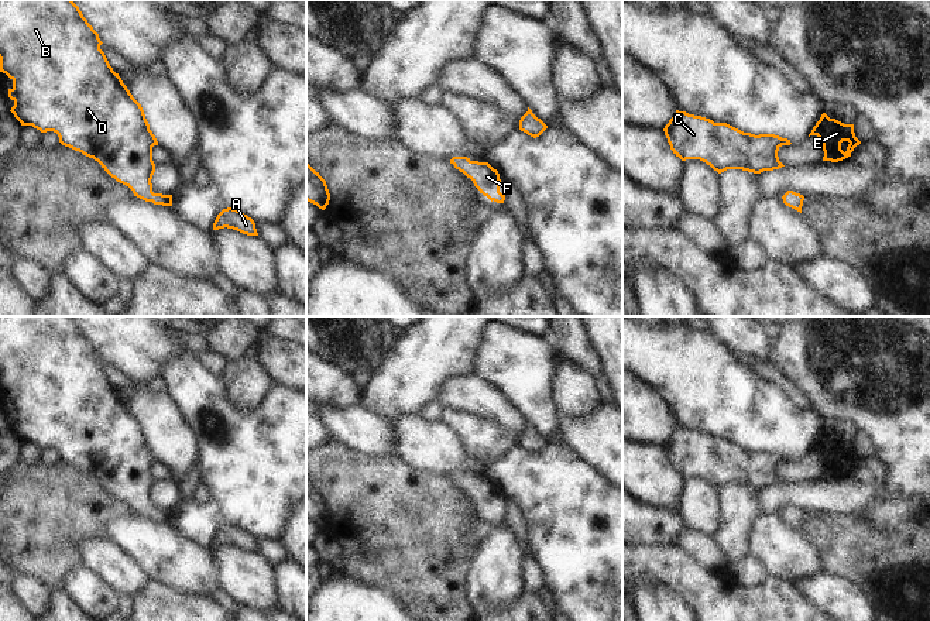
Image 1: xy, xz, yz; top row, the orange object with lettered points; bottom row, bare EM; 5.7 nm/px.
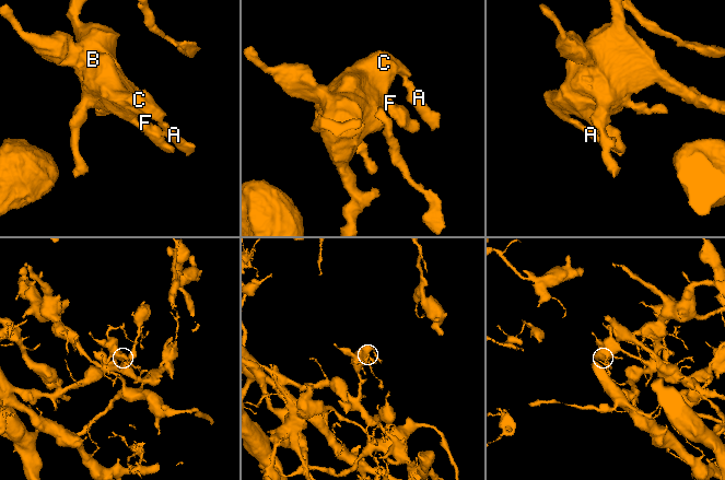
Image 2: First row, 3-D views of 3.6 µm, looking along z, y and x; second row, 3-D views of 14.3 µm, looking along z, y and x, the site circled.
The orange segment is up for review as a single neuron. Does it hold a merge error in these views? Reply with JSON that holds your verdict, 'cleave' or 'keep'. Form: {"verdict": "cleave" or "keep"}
{"verdict": "keep"}

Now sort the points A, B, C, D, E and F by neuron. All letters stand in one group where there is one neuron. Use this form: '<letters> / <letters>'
A B C D E F

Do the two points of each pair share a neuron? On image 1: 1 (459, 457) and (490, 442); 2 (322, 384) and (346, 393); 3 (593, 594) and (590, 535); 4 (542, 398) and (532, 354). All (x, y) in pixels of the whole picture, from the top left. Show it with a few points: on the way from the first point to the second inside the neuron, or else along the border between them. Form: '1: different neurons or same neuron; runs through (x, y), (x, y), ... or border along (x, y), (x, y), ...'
1: different neurons; border along (449, 425), (462, 439), (464, 449), (472, 455)
2: same neuron; runs through (328, 384), (340, 388)
3: same neuron; runs through (597, 580), (597, 549)
4: same neuron; runs through (532, 387), (532, 366)

